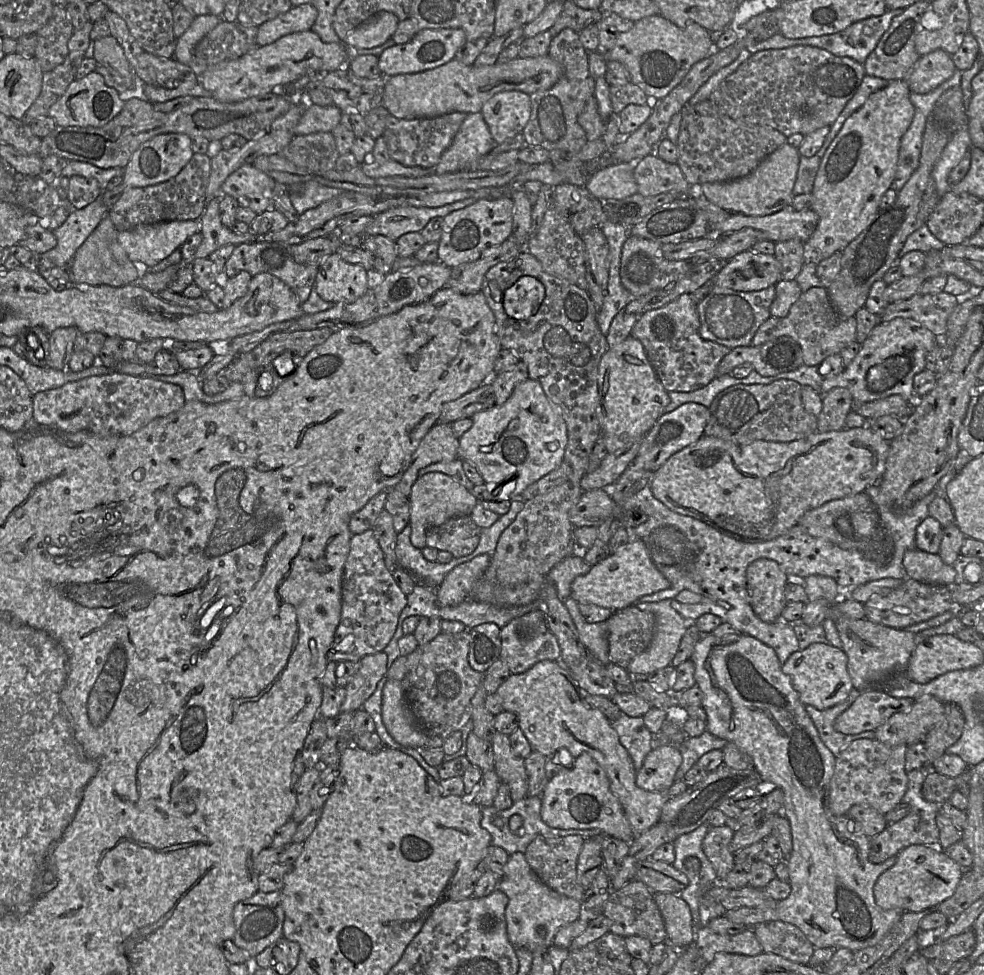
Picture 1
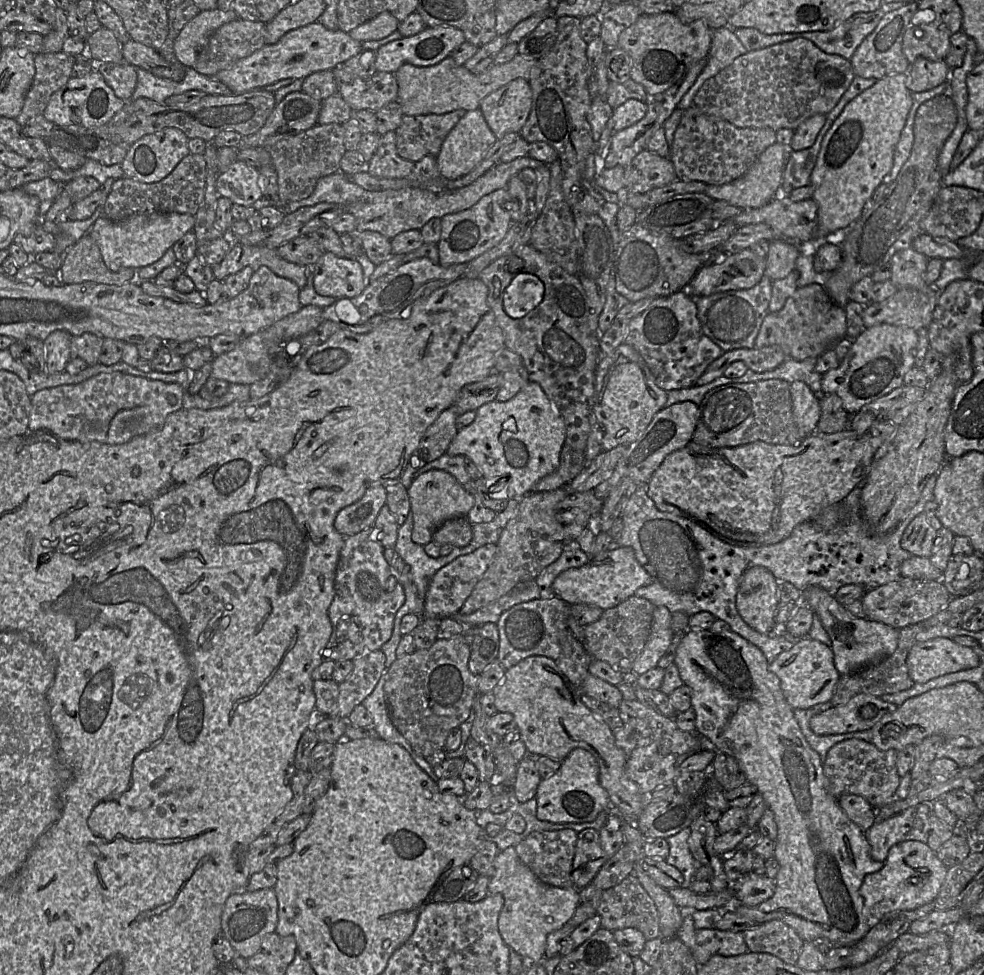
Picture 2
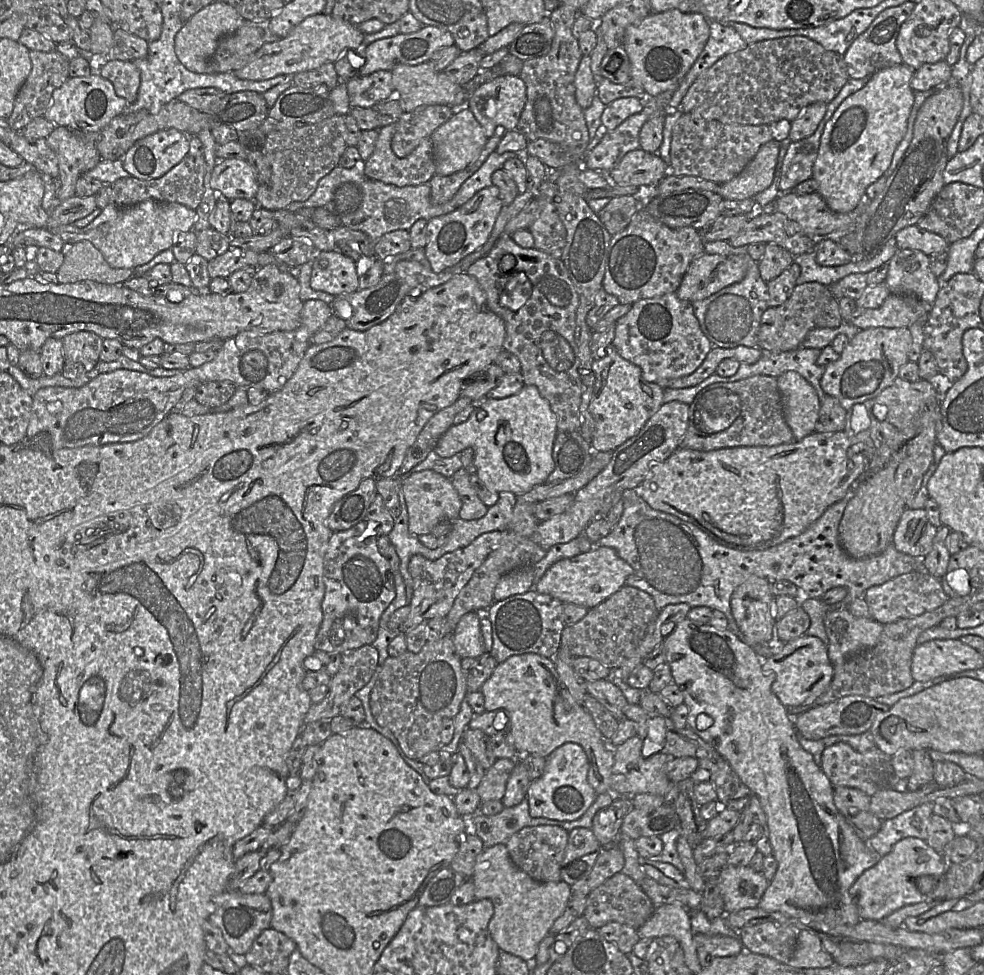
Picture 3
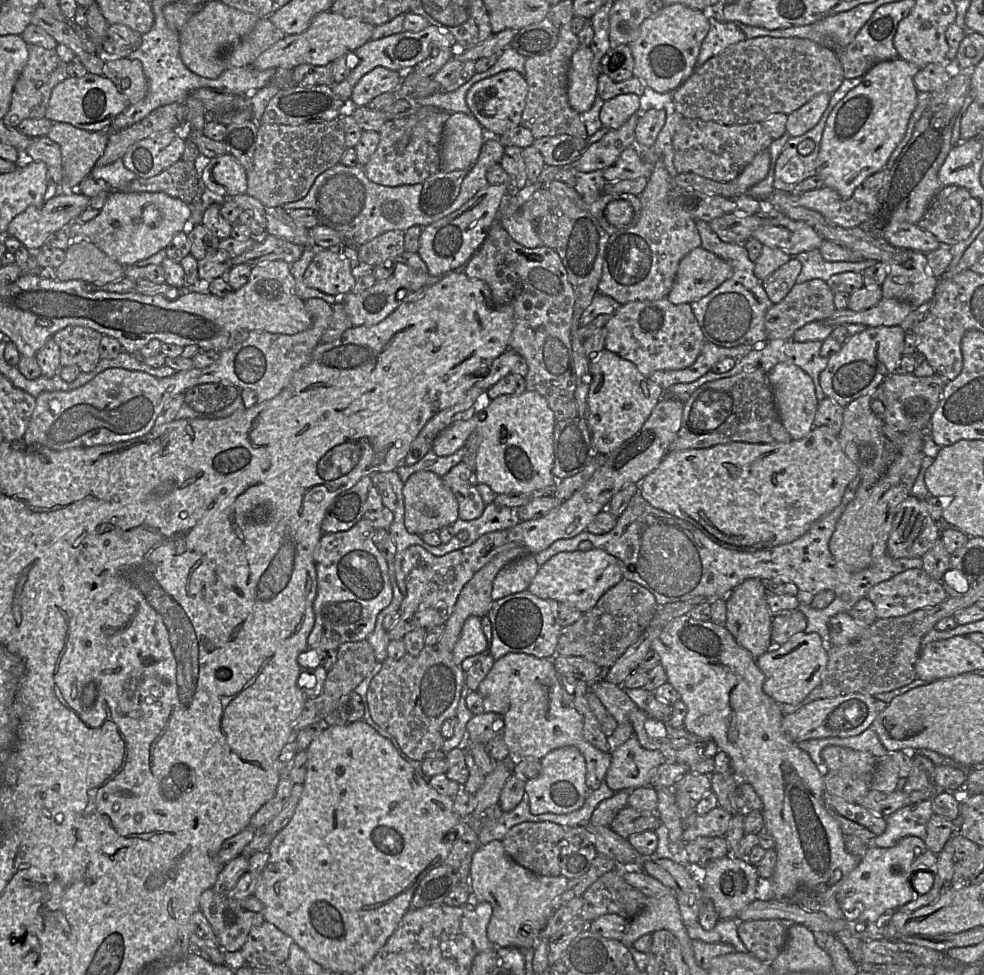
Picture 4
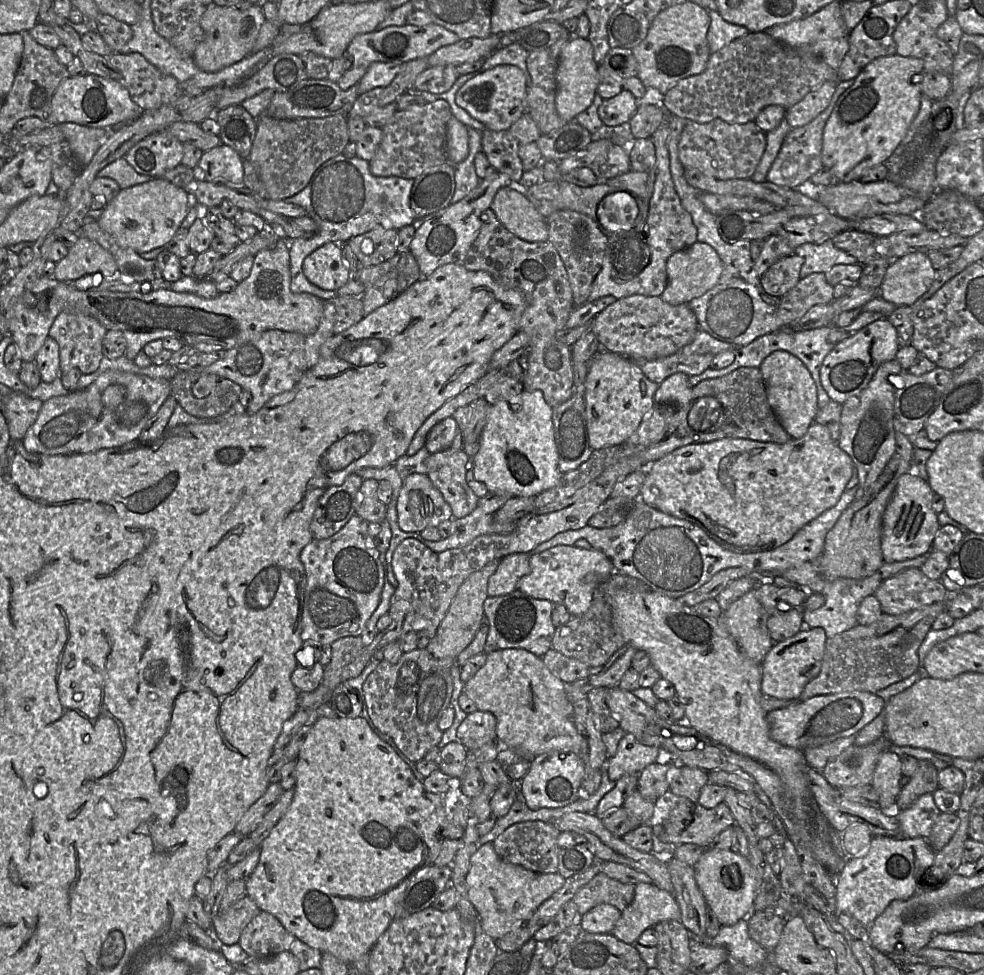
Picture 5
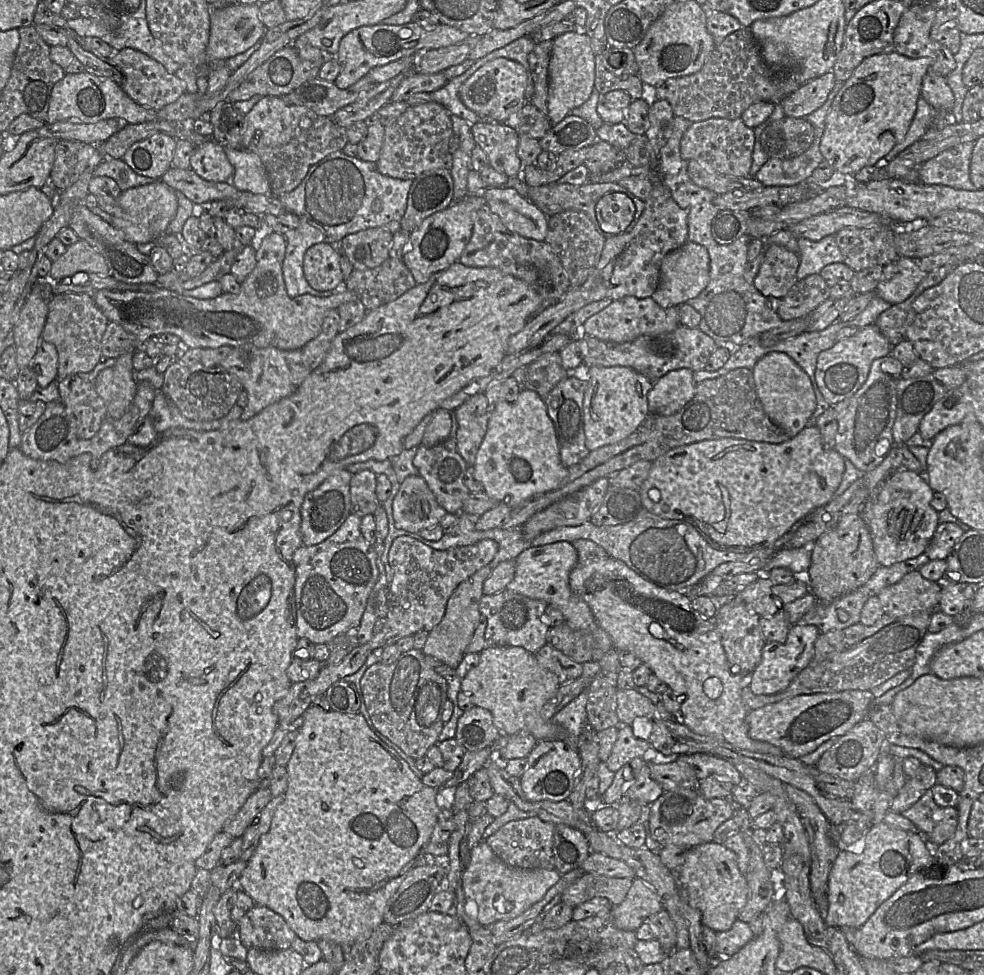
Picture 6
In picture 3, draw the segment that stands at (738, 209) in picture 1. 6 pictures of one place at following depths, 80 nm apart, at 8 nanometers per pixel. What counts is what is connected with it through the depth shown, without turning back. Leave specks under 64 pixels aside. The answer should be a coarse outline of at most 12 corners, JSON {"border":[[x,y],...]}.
{"border":[[780,143],[764,144],[721,184],[724,200],[754,198],[772,184]]}

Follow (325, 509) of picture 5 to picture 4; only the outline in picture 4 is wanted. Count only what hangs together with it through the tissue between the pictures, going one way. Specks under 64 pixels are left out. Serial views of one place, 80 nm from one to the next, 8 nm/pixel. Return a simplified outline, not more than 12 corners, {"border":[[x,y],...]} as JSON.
{"border":[[366,476],[338,495],[323,533],[347,531],[364,518]]}

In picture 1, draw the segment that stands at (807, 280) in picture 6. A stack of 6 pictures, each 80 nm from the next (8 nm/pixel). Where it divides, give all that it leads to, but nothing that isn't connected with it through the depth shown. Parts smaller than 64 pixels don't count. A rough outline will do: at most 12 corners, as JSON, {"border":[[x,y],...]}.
{"border":[[826,288],[801,293],[770,316],[751,345],[783,336],[818,366],[857,342],[854,317],[837,314]]}

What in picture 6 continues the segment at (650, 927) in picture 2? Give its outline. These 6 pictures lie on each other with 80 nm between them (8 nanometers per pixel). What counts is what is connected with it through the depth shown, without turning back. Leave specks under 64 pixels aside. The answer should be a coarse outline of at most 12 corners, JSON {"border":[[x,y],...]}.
{"border":[[585,873],[563,892],[574,909],[595,897],[617,906],[631,878]]}

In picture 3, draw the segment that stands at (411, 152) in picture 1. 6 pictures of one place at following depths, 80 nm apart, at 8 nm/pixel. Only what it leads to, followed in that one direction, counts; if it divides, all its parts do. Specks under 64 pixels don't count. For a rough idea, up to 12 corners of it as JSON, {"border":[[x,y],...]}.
{"border":[[426,105],[396,123],[392,150],[408,156],[455,113],[468,108]]}

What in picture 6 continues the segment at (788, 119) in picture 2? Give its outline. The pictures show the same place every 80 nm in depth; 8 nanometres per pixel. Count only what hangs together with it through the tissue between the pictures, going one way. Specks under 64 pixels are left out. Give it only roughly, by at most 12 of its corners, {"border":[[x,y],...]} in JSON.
{"border":[[751,30],[698,72],[655,88],[675,116],[741,118],[799,87],[768,67]]}

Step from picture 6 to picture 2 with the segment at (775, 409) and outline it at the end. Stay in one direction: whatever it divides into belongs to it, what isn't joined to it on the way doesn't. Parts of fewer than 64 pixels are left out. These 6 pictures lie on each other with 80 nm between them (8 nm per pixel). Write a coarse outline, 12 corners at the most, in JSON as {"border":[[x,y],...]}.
{"border":[[803,381],[790,383],[794,421],[802,437],[815,433],[820,404]]}

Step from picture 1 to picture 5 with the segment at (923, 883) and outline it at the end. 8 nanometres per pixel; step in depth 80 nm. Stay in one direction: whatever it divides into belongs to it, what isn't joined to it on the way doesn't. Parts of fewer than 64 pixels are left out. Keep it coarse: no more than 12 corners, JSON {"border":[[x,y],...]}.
{"border":[[873,837],[835,877],[838,911],[869,928],[934,863],[921,837]]}

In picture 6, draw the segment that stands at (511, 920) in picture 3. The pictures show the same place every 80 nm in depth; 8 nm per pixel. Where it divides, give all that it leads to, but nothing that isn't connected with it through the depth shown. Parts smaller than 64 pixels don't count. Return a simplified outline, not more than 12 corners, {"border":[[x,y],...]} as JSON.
{"border":[[485,841],[462,875],[466,913],[482,926],[540,901],[556,869],[511,867]]}

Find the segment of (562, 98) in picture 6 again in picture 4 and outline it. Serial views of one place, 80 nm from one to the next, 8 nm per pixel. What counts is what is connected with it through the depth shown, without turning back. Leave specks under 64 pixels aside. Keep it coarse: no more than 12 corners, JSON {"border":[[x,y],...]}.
{"border":[[580,45],[568,71],[568,101],[579,114],[597,95],[593,52]]}

